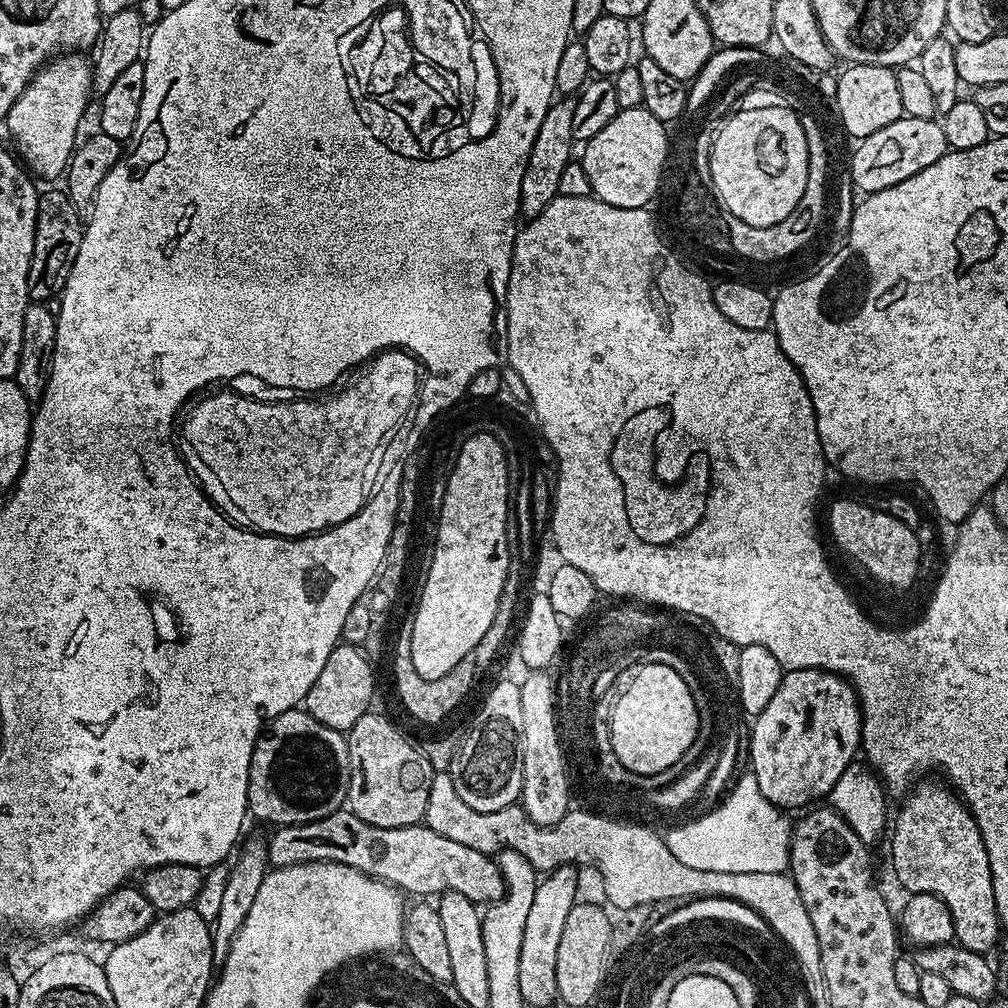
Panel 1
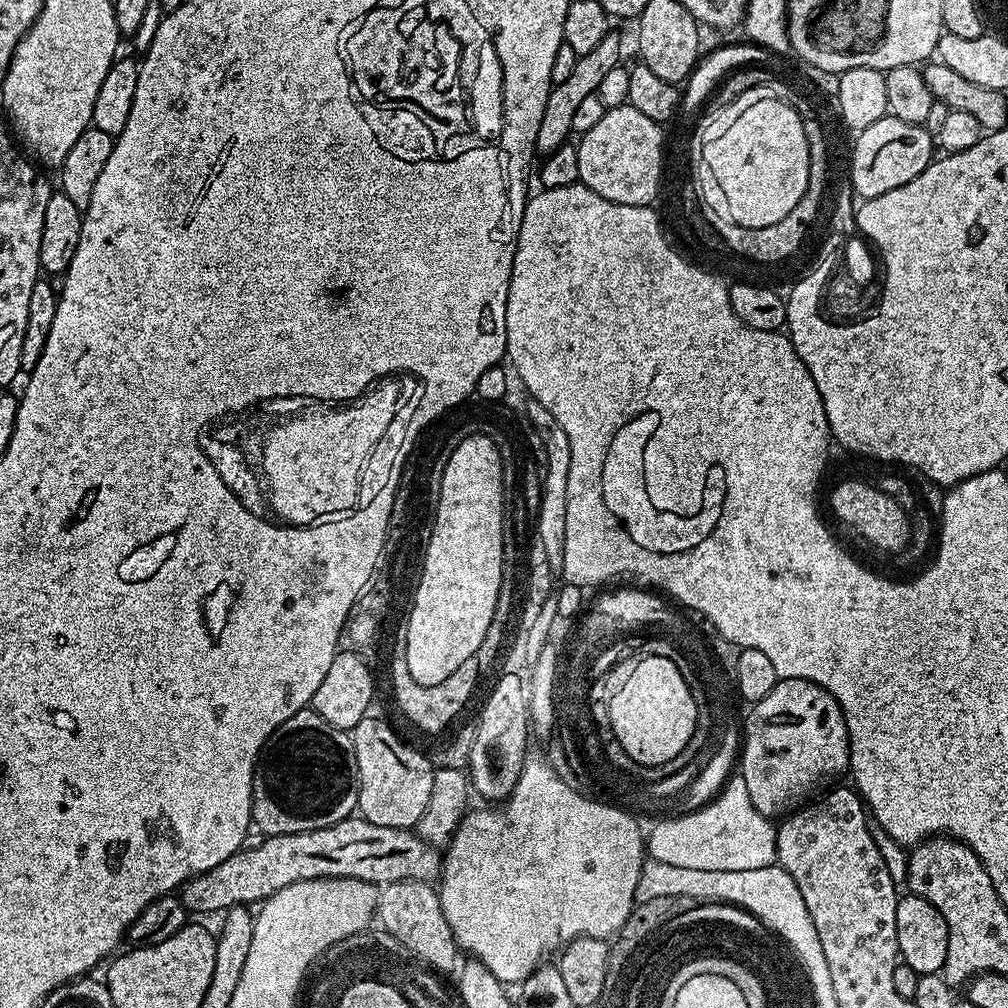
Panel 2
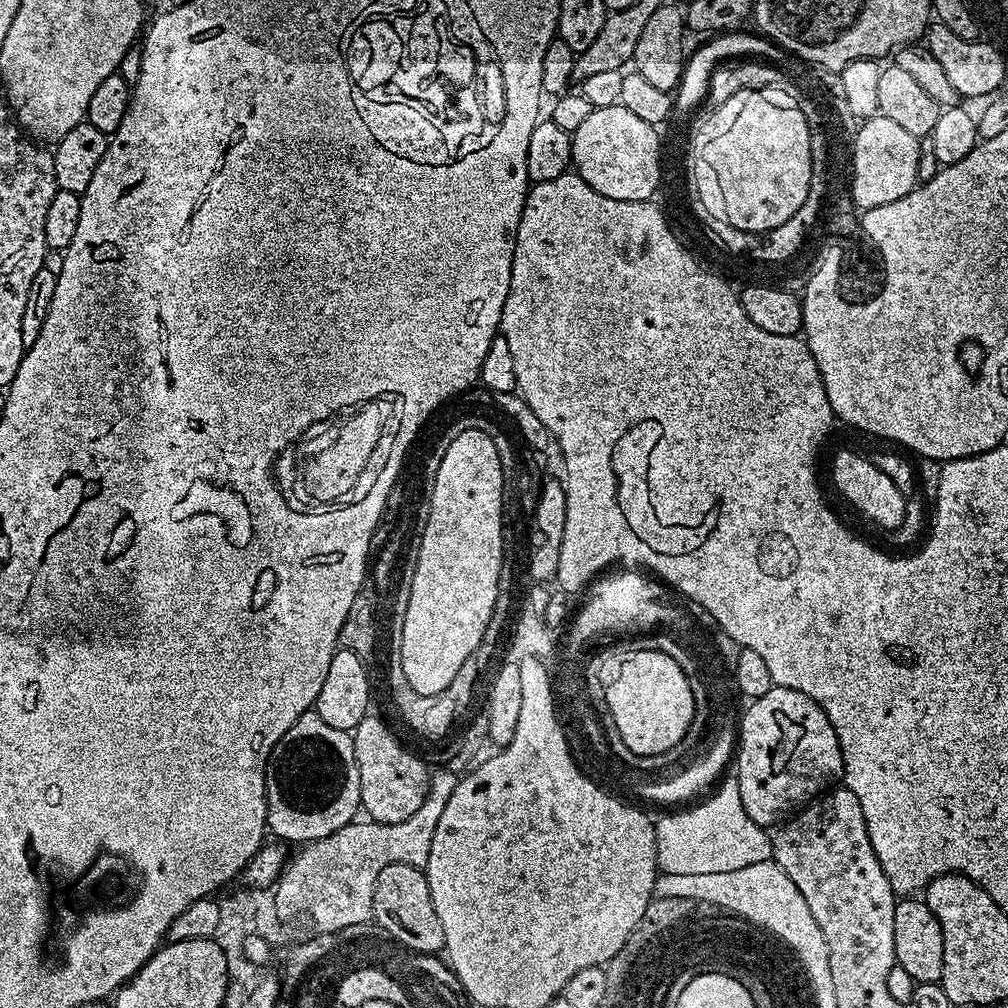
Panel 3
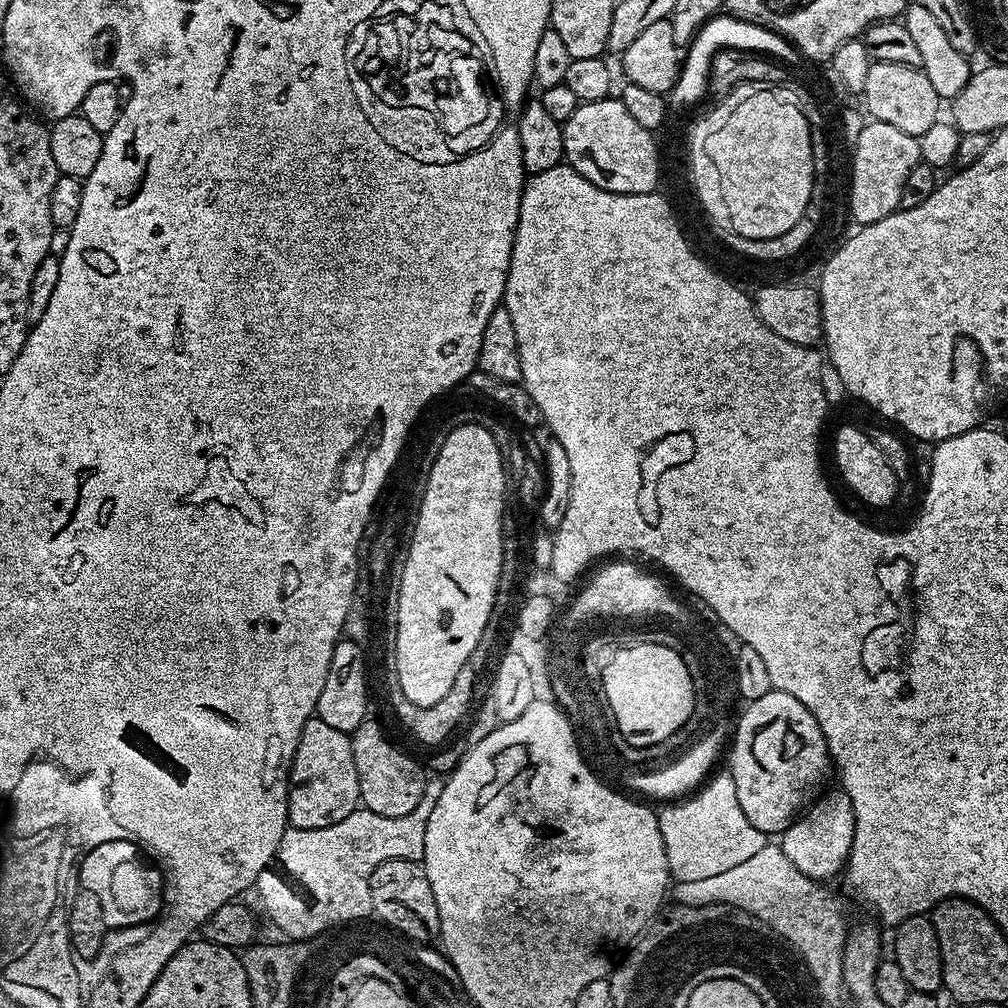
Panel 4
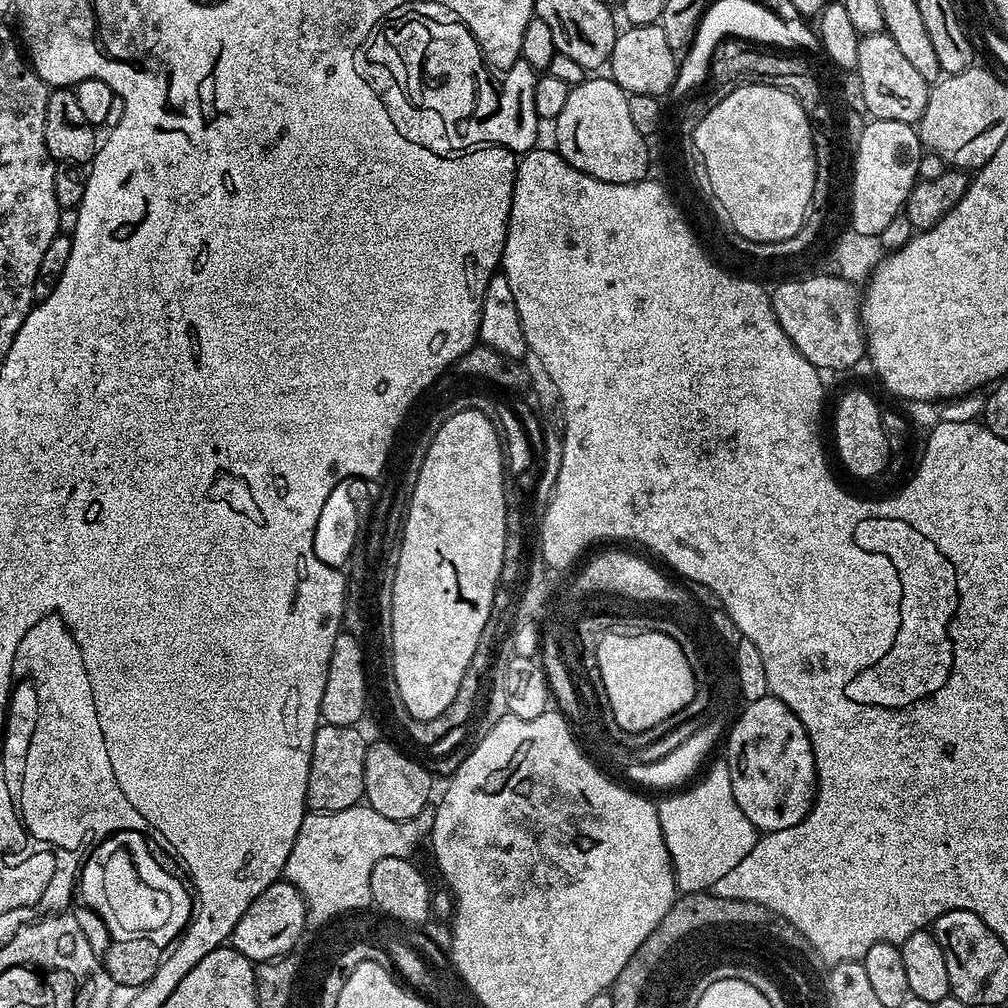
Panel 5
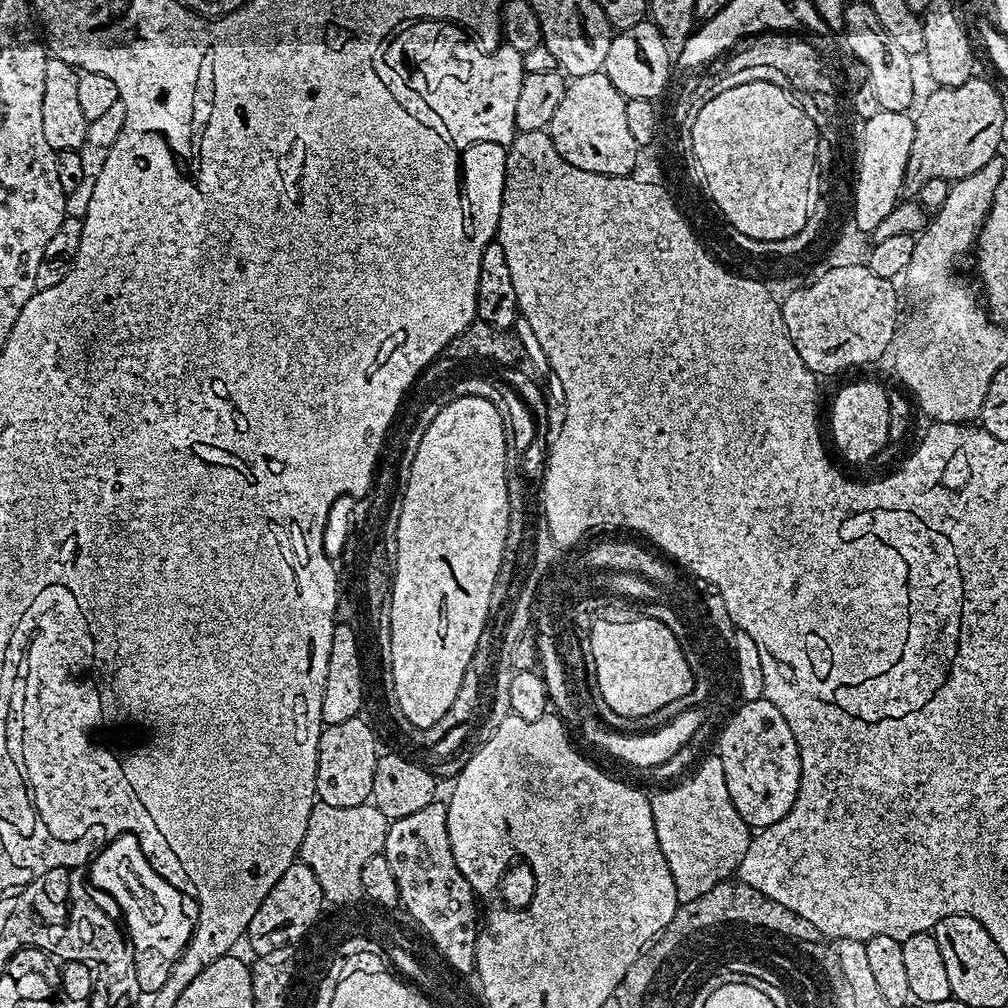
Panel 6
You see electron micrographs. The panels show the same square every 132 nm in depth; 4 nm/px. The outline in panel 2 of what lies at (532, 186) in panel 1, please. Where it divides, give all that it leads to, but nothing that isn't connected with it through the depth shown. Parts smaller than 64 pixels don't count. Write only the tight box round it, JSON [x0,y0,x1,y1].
[536,34,621,157]

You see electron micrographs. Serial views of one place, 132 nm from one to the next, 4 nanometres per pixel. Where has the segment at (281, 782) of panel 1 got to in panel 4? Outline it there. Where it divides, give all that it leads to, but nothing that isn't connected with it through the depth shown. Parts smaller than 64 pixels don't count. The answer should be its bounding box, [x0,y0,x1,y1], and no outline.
[288,718,360,830]

